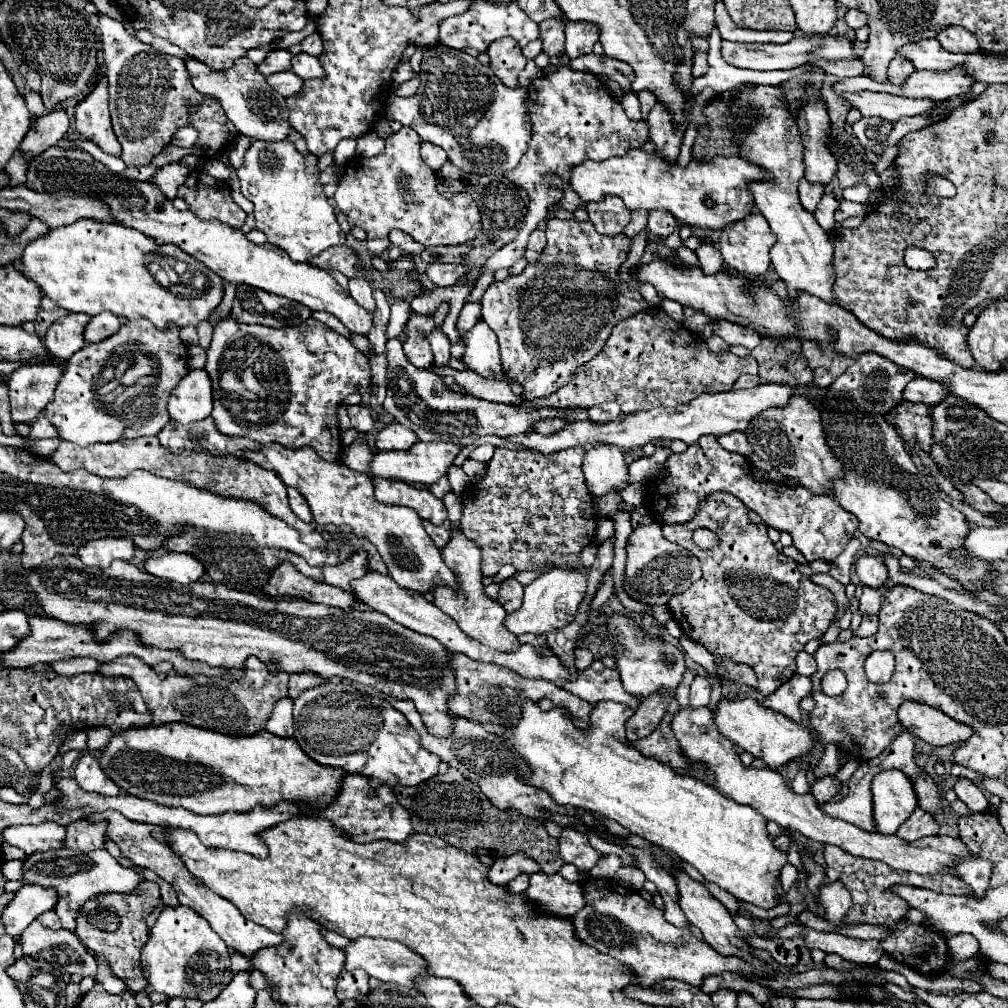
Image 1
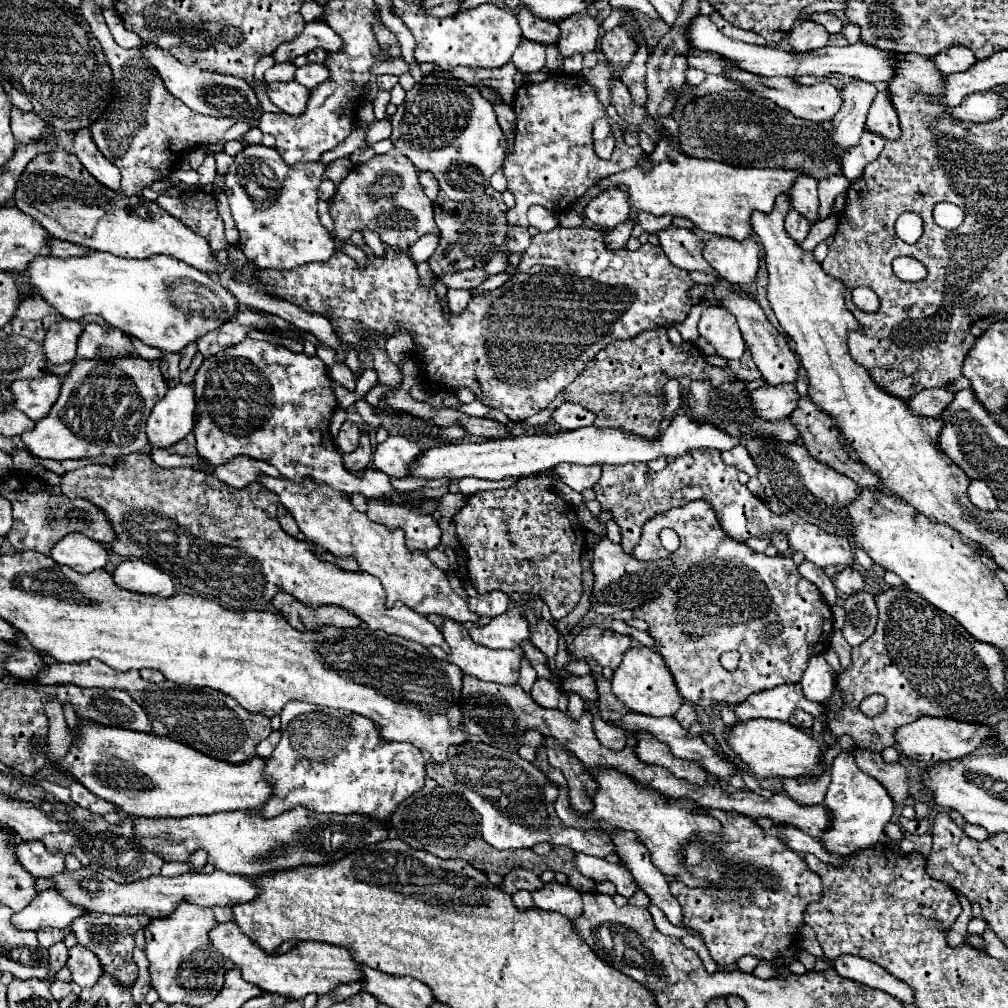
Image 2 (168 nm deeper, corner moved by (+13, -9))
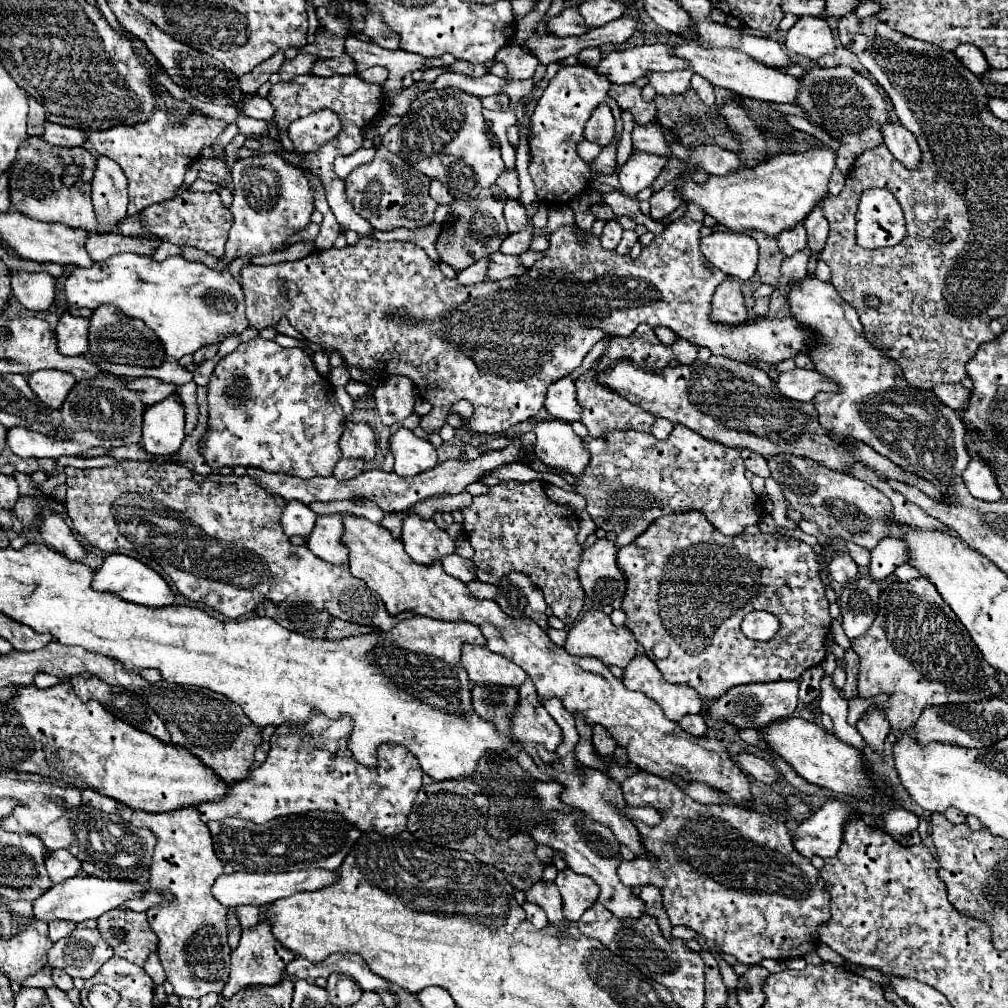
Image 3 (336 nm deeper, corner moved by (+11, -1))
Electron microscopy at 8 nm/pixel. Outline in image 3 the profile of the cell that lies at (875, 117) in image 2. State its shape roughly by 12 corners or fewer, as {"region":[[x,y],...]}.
{"region":[[886,121],[882,137],[908,169],[918,167],[916,137],[898,121]]}

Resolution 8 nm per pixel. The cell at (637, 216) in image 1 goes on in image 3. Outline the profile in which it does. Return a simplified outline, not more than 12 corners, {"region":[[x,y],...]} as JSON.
{"region":[[606,221],[600,233],[604,249],[616,249],[622,239],[622,225]]}

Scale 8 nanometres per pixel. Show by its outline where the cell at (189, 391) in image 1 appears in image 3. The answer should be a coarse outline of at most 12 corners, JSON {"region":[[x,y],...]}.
{"region":[[176,395],[144,413],[142,445],[176,453],[186,411]]}

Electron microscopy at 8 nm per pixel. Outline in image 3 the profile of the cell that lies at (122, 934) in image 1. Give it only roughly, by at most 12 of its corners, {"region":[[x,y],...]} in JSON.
{"region":[[116,907],[96,921],[114,955],[142,967],[158,939],[146,913]]}

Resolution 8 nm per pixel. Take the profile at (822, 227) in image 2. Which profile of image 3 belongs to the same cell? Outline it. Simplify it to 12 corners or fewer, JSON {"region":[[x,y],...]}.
{"region":[[810,249],[782,261],[782,281],[806,277]]}

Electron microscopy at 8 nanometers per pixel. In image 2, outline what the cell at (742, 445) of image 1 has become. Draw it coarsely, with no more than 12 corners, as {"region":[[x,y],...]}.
{"region":[[742,443],[722,453],[722,461],[746,471],[750,477],[758,469]]}

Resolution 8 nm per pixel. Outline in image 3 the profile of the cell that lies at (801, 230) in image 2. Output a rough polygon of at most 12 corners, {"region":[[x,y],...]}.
{"region":[[794,225],[778,235],[778,247],[792,255],[806,247],[806,229]]}

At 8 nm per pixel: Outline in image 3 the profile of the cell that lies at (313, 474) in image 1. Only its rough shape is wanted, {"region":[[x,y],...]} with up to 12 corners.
{"region":[[340,513],[350,573],[390,615],[480,625],[540,699],[606,727],[628,759],[736,805],[750,779],[602,661],[414,563],[382,525]]}

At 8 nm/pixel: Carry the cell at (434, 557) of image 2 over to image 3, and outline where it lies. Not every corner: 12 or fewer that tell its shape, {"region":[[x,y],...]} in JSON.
{"region":[[456,553],[444,557],[442,565],[462,583],[476,579],[470,559]]}

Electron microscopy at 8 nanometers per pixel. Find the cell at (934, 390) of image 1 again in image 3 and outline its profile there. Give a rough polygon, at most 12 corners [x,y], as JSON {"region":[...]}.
{"region":[[940,383],[932,391],[954,411],[966,409],[970,391],[960,383]]}

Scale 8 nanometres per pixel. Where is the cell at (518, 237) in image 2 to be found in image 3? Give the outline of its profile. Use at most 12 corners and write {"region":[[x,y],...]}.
{"region":[[514,199],[506,201],[504,217],[510,233],[528,225],[526,209]]}

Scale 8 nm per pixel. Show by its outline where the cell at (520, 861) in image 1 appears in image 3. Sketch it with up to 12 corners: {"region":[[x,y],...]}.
{"region":[[544,879],[526,891],[526,899],[542,905],[550,923],[568,923],[562,917],[558,887]]}

